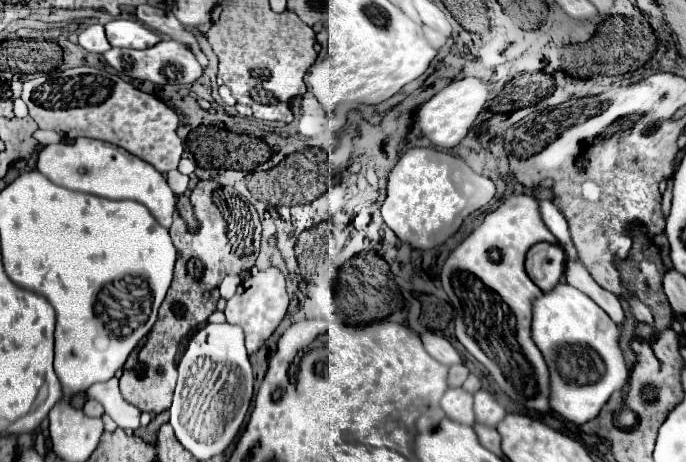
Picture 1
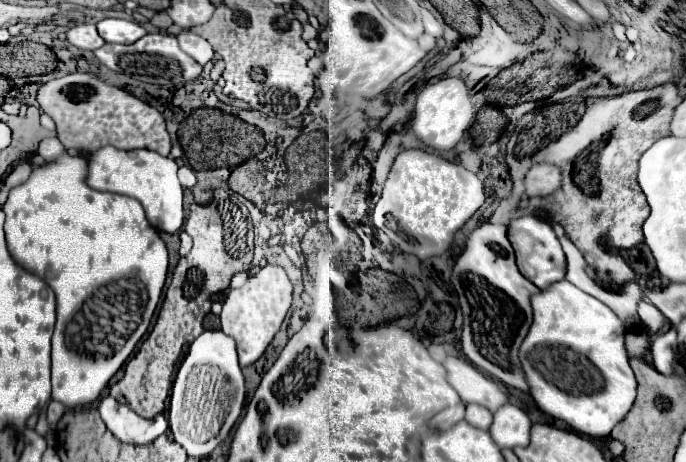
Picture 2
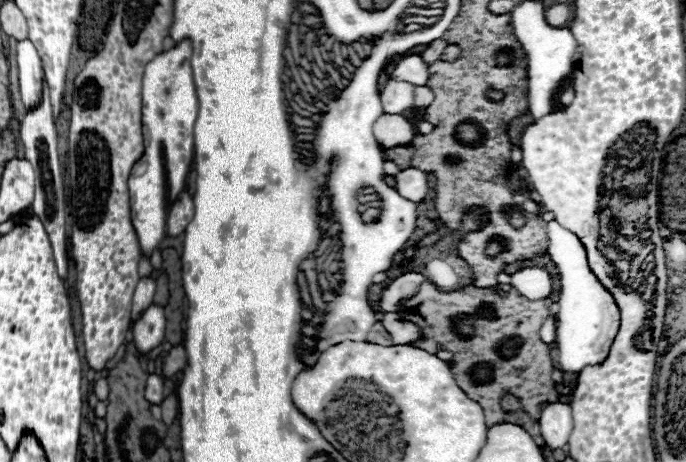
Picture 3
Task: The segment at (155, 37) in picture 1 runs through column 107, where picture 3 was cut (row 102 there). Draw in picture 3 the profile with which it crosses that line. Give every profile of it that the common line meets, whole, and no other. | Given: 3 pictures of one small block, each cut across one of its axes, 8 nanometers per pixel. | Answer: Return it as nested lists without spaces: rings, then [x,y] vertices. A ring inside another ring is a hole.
[[[30,40],[18,42],[18,68],[20,68],[20,94],[26,108],[38,102],[38,94],[42,92],[42,62]]]

